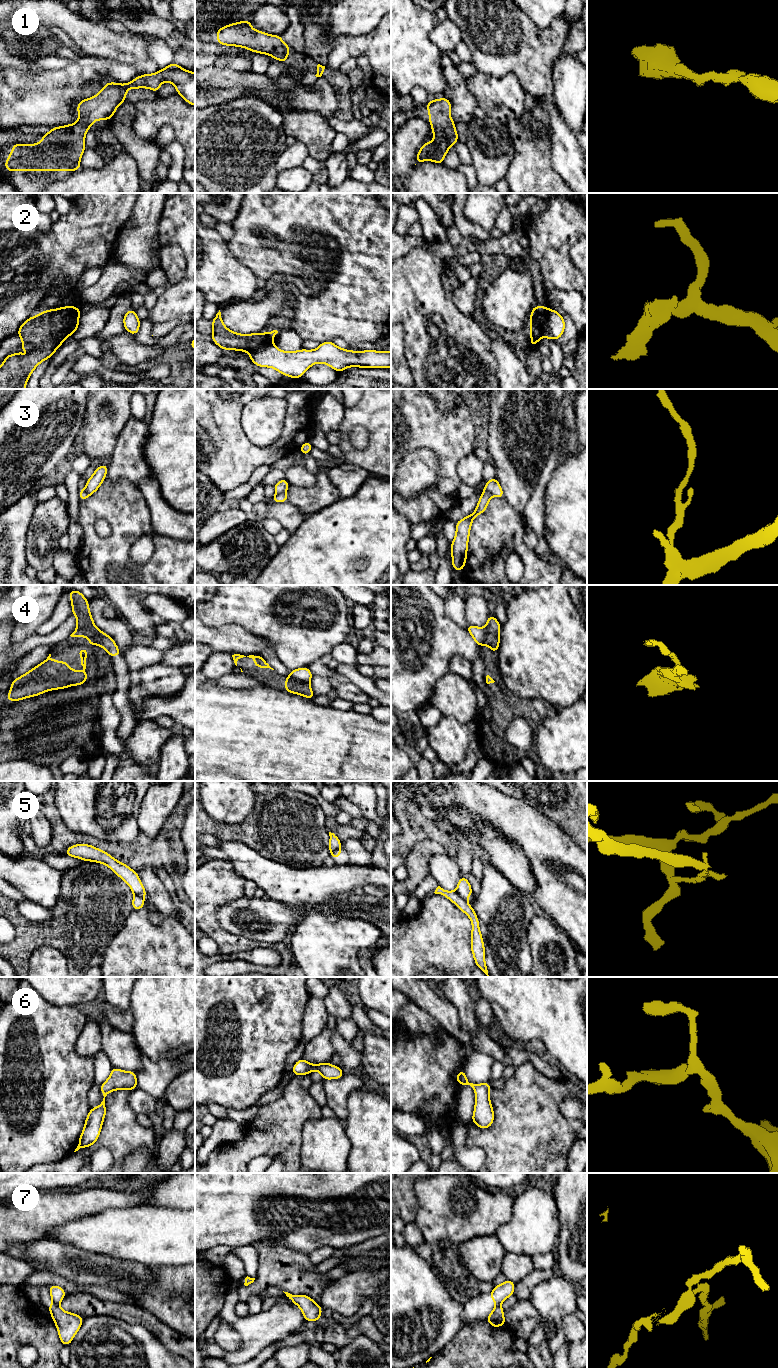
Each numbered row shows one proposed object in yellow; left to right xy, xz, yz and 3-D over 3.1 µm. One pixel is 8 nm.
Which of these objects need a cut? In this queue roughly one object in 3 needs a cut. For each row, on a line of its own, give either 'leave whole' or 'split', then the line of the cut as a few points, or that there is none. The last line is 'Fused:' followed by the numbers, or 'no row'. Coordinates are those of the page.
1: leave whole; cut none
2: split; cut yz (548, 309), (542, 326), (542, 335)
3: split; cut xz (285, 489), (276, 493)
4: split; cut xz (290, 676), (296, 680), (308, 683)
5: split; cut yz (456, 891), (466, 900)
6: leave whole; cut none
7: split; cut xy (53, 1302), (57, 1305)
Fused: 2, 3, 4, 5, 7

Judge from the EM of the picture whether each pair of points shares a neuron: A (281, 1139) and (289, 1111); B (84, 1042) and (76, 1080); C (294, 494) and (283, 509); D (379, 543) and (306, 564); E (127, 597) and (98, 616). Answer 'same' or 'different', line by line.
A: same
B: different
C: different
D: same
E: different

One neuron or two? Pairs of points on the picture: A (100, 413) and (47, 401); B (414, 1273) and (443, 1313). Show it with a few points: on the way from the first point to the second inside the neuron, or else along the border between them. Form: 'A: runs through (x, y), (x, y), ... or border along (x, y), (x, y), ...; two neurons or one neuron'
A: border along (87, 399), (83, 427), (79, 433); two neurons
B: runs through (414, 1283), (433, 1303); one neuron

